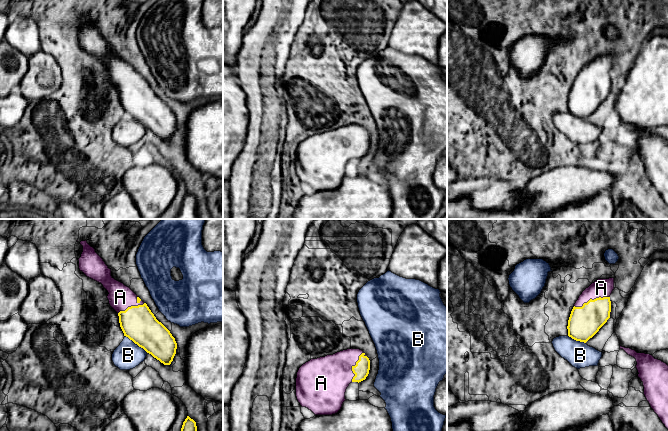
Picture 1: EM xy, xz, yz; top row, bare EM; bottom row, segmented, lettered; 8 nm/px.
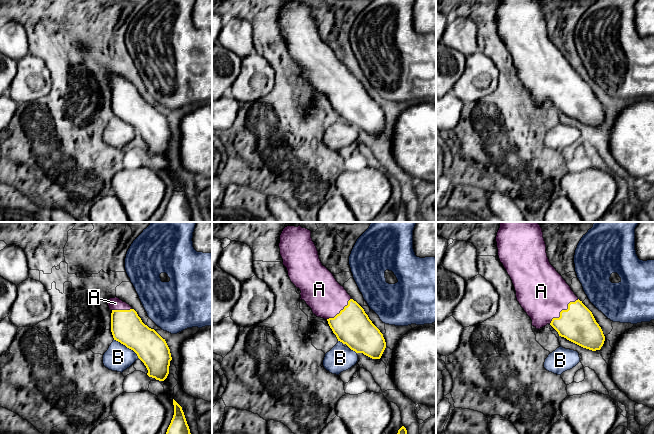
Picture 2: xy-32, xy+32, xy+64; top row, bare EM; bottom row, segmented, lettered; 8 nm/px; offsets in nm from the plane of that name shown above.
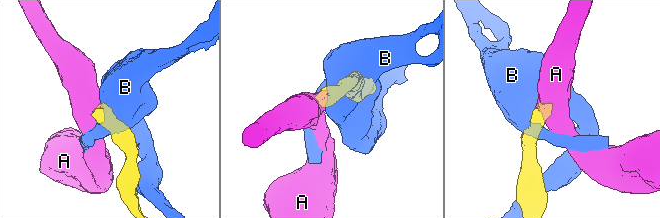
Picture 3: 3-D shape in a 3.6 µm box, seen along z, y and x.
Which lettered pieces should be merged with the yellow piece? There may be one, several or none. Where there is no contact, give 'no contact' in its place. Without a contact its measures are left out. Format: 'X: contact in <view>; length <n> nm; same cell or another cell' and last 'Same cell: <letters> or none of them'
A: contact in xy; length 240 nm; same cell
B: contact in xy; length 240 nm; another cell
Same cell: A

